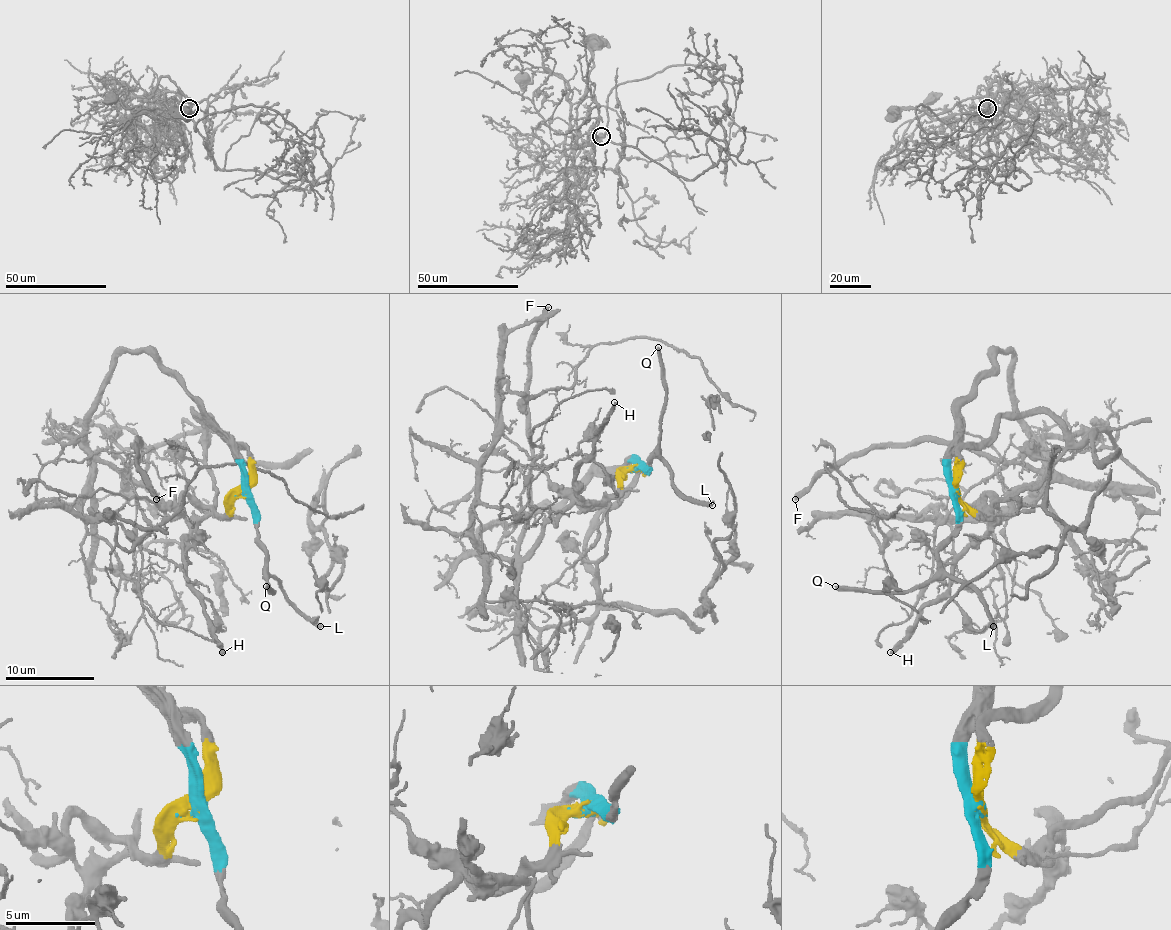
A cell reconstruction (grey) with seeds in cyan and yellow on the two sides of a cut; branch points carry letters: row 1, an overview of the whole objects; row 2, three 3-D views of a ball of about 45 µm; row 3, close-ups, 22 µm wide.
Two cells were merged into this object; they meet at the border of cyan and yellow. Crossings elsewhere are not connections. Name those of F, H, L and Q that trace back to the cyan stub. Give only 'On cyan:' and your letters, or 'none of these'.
On cyan: L, Q

